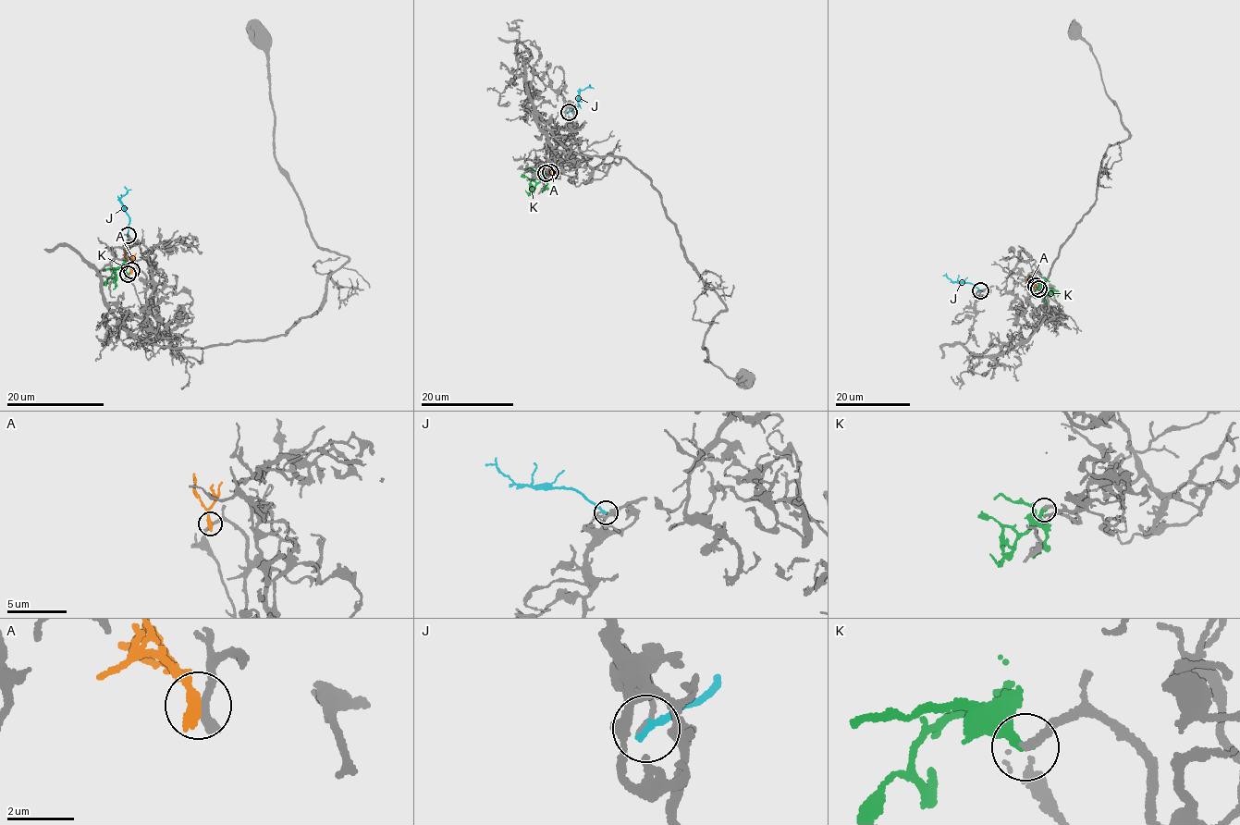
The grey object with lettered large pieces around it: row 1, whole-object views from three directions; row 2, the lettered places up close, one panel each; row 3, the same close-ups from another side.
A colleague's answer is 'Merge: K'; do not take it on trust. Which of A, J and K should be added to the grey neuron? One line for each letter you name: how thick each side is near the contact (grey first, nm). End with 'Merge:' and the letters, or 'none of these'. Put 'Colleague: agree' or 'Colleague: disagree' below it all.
K: calibres 240 and 280 nm
Merge: K
Colleague: agree

